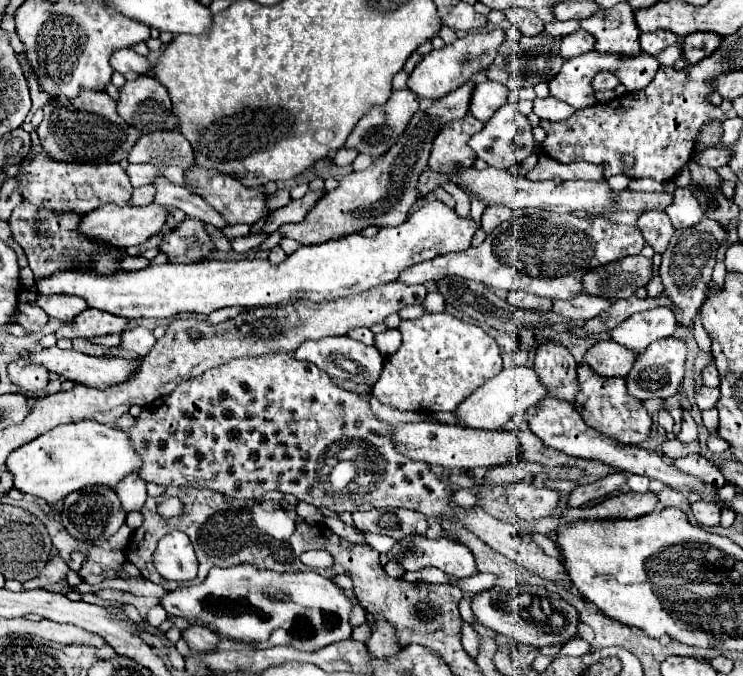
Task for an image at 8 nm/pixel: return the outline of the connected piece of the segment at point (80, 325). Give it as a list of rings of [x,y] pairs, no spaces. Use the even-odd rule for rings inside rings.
[[[86,309],[70,325],[58,329],[55,335],[57,339],[74,339],[74,337],[92,339],[92,337],[100,337],[100,335],[108,335],[108,333],[122,333],[124,327],[126,327],[126,319],[120,319],[106,311]]]

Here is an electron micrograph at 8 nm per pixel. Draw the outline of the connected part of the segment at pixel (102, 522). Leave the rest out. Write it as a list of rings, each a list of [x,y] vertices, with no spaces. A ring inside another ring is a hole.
[[[92,487],[92,489],[76,491],[64,499],[62,525],[74,539],[82,543],[102,545],[110,535],[114,535],[120,529],[120,525],[124,525],[124,519],[126,519],[126,511],[122,509],[116,491],[108,487]]]

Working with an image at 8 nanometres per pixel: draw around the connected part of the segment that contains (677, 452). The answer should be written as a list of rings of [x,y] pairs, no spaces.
[[[672,439],[672,441],[664,441],[662,443],[662,455],[670,461],[676,461],[676,459],[682,459],[686,455],[692,455],[692,453],[698,453],[700,455],[700,445],[698,441],[694,443],[680,443],[678,439]]]

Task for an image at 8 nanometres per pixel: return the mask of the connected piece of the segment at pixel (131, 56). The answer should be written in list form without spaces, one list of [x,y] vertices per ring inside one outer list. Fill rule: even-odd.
[[[120,49],[110,59],[112,69],[118,73],[138,73],[138,75],[154,75],[154,65],[148,61],[148,57],[142,57],[134,53],[132,49]]]

